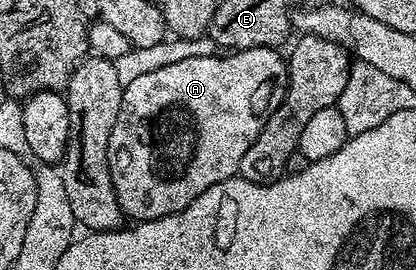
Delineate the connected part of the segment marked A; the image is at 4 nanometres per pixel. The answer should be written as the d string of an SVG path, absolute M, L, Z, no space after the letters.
M250 47L229 52L224 57L184 57L181 61L172 61L169 65L160 65L157 69L148 69L140 73L132 82L124 85L122 107L118 111L118 119L114 119L114 127L108 133L106 152L108 155L108 170L112 176L112 186L118 195L118 203L125 214L133 222L153 221L166 215L181 213L202 191L214 187L214 183L222 183L226 179L237 176L240 172L242 155L250 151L250 143L258 139L269 113L280 104L288 88L288 63L285 54L279 48Z

